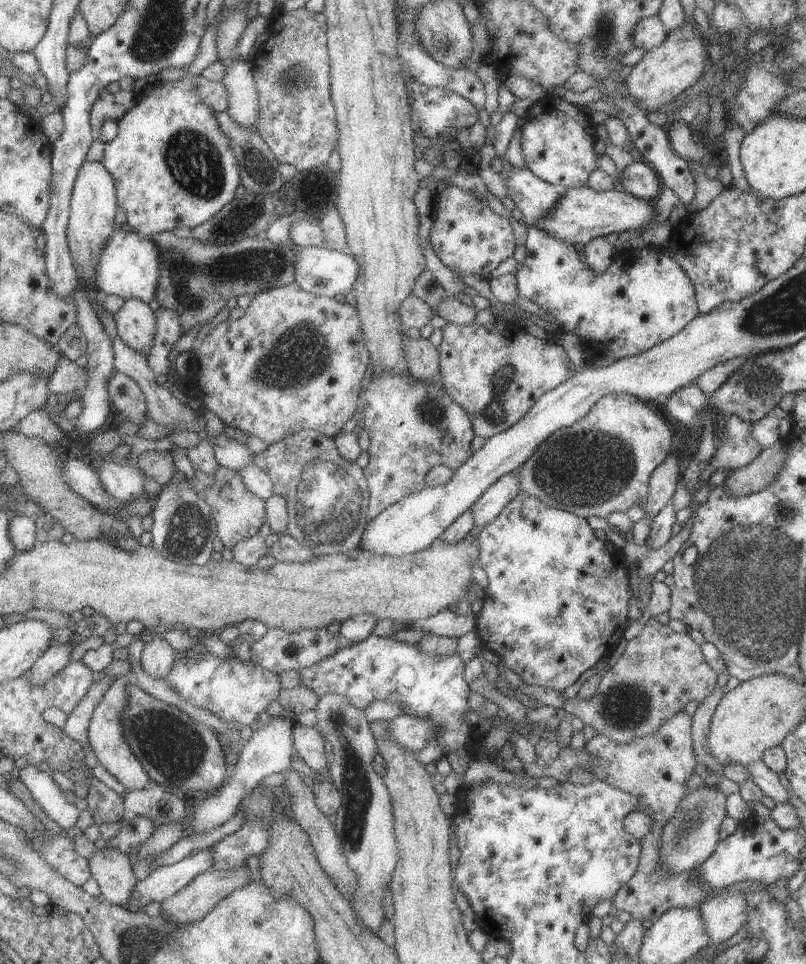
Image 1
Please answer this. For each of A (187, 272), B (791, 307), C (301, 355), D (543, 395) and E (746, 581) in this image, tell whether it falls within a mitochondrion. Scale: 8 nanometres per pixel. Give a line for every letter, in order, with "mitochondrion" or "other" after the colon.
A: mitochondrion
B: mitochondrion
C: mitochondrion
D: other
E: mitochondrion

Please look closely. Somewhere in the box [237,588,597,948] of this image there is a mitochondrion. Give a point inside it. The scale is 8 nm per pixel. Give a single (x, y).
(360, 797)

